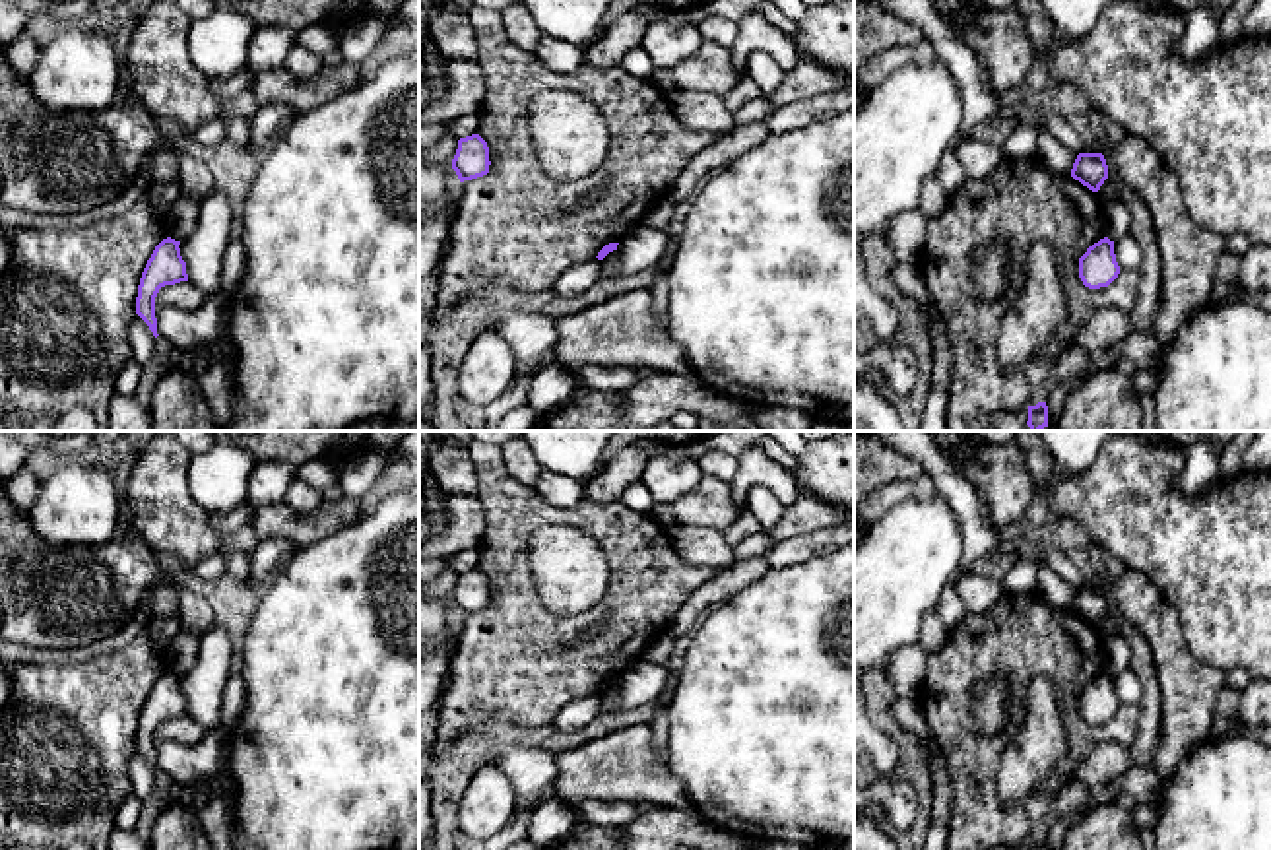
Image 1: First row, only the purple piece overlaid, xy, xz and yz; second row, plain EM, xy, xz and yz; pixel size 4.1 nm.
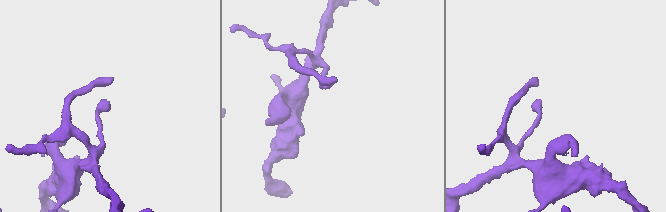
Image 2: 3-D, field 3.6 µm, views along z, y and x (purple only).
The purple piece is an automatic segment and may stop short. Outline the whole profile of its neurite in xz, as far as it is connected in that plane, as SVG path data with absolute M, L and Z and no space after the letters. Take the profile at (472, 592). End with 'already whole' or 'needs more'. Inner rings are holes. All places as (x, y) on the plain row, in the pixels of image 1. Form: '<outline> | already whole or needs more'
M472 569L458 574L452 604L456 605L460 617L487 609L489 600L489 582L479 569Z | already whole

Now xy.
M163 673L147 695L136 732L136 749L157 772L155 732L161 722L188 716L186 697L180 691L180 675Z | already whole

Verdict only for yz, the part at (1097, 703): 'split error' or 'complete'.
complete

